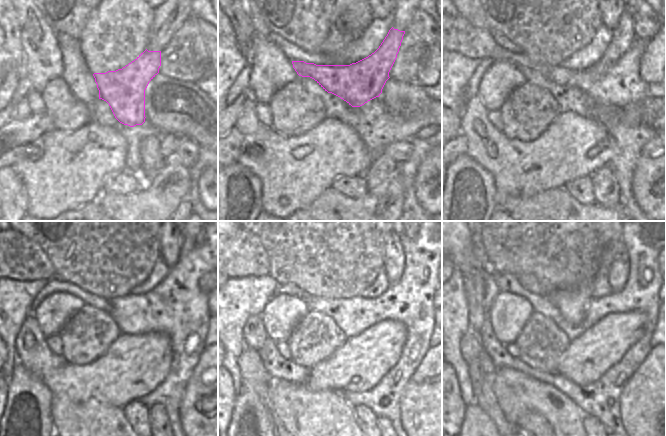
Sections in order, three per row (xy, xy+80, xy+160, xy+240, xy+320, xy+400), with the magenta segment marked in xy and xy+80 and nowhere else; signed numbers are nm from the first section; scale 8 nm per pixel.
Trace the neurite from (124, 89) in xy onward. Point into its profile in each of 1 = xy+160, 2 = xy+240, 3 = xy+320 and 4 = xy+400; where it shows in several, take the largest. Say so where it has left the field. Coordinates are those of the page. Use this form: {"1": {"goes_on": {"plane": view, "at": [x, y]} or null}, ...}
{"1": {"goes_on": {"plane": "xy+160", "at": [462, 37]}}, "2": {"goes_on": {"plane": "xy+240", "at": [14, 256]}}, "3": {"goes_on": {"plane": "xy+320", "at": [241, 254]}}, "4": {"goes_on": {"plane": "xy+400", "at": [480, 253]}}}

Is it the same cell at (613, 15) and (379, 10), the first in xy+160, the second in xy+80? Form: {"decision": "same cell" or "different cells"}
{"decision": "same cell"}

